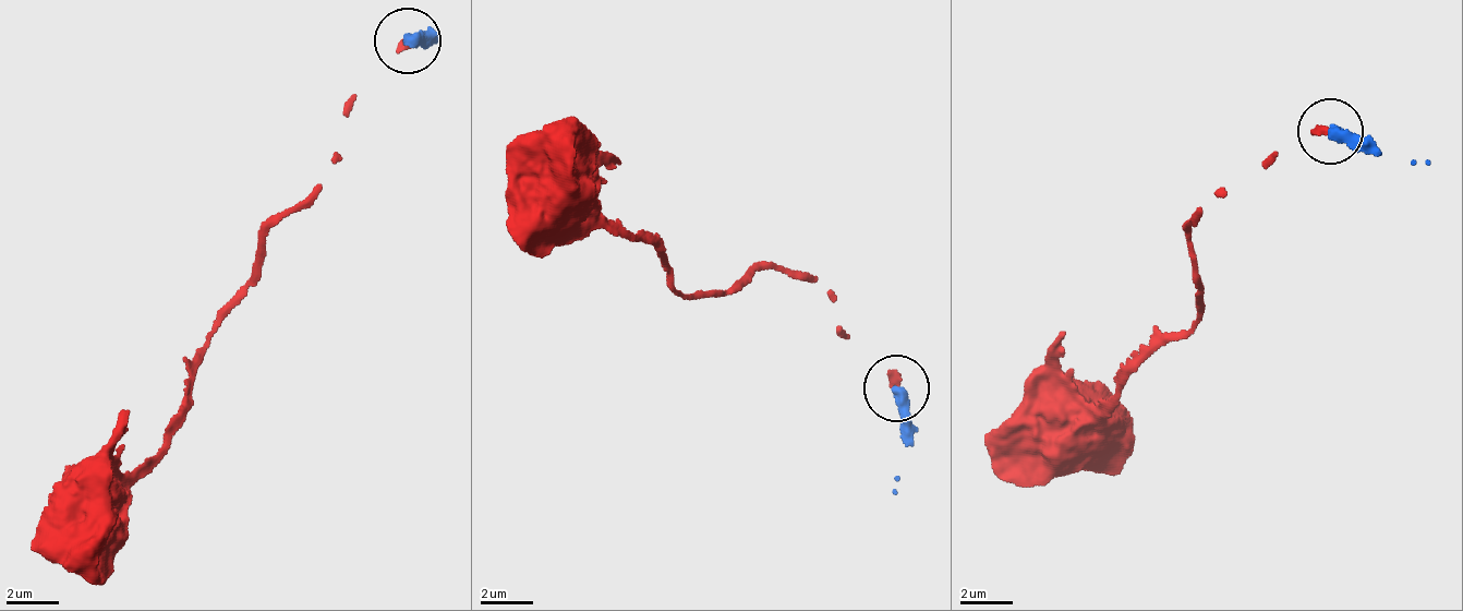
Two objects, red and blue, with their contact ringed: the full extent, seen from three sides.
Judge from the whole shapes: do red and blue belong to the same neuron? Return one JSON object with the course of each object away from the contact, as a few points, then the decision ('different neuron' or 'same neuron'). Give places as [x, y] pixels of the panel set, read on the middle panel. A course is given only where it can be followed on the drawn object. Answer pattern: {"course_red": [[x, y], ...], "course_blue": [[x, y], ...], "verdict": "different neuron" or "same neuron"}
{"course_red": [[897, 387], [843, 330], [819, 277], [758, 268], [740, 284], [691, 298], [650, 244], [558, 186]], "course_blue": [[897, 387], [898, 495]], "verdict": "same neuron"}

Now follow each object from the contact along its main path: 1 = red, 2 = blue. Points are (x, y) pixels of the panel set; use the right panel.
1: (1328, 133), (1266, 158), (1198, 206), (1189, 234), (1191, 282), (1198, 320), (1126, 382), (1065, 423)
2: (1328, 133), (1429, 166)

